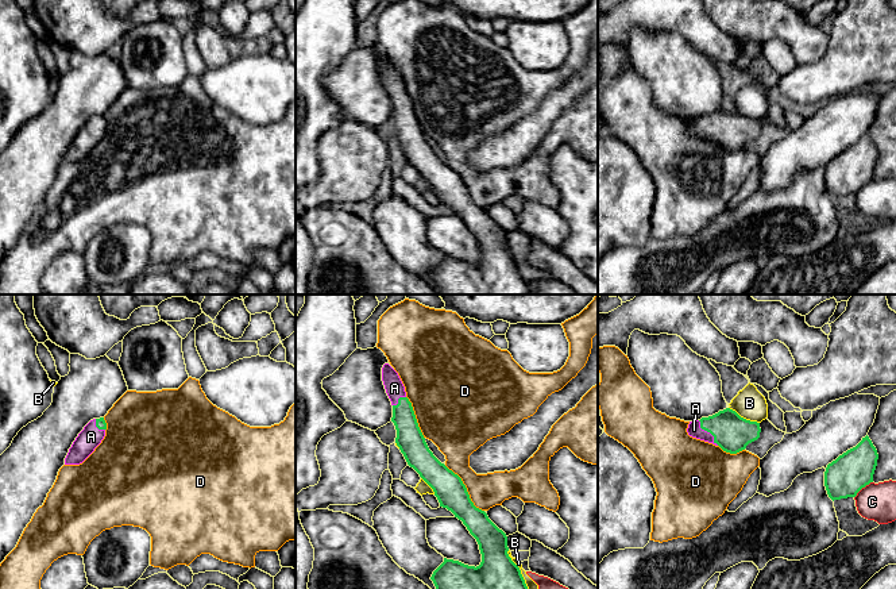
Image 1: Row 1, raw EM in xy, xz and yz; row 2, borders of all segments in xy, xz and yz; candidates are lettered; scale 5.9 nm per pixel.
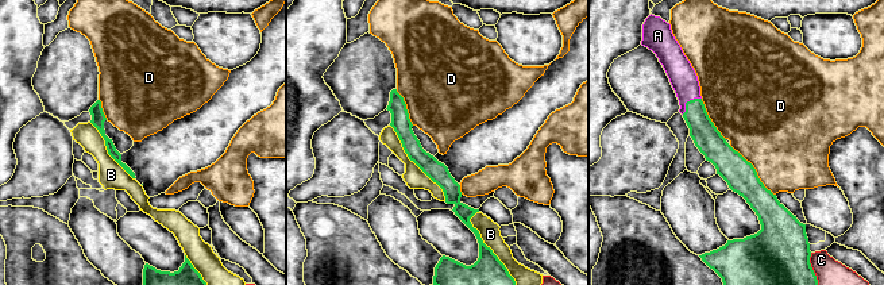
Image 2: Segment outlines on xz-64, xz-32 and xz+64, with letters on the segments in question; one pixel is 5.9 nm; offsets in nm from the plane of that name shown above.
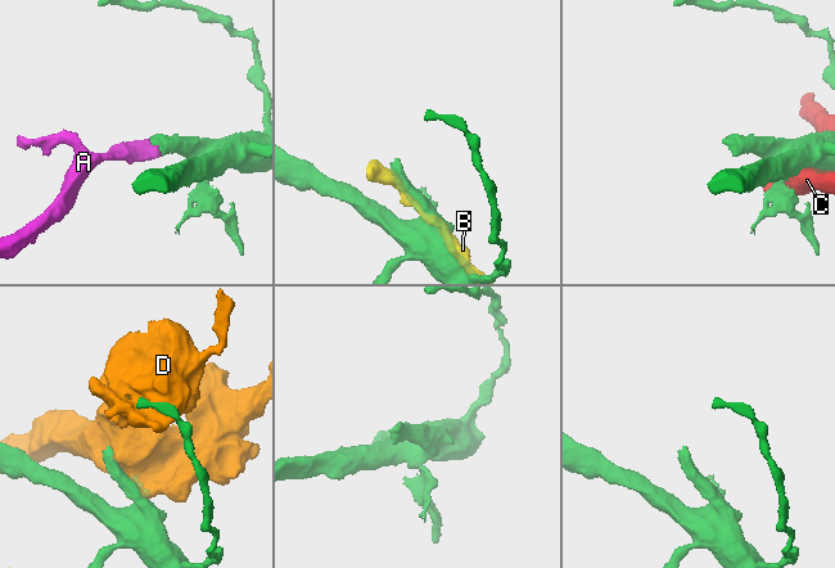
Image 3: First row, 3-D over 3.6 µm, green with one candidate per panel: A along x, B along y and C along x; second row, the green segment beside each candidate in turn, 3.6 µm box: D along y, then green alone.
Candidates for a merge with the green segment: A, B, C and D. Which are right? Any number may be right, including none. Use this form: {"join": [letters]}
{"join": ["A"]}

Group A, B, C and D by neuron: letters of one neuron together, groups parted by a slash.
A / B / C / D

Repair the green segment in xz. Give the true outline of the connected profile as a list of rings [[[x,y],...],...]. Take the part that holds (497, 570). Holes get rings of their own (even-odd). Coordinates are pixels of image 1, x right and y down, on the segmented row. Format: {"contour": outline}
{"contour": [[[389,363],[382,367],[382,381],[393,405],[395,443],[408,465],[433,489],[440,507],[463,521],[482,554],[476,567],[444,558],[430,577],[436,589],[528,589],[520,567],[507,554],[506,534],[474,505],[461,478],[429,450],[405,386]]]}

